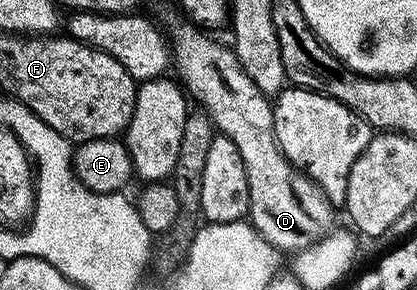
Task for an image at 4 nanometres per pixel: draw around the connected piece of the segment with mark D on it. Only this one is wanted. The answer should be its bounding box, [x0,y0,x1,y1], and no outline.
[170,21,337,253]

